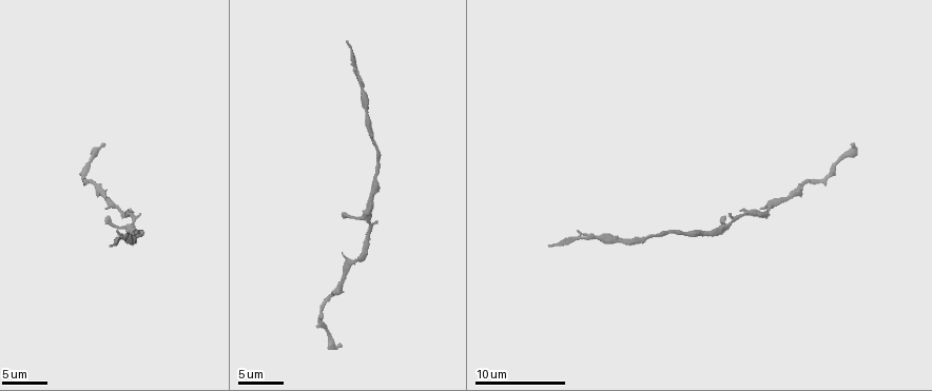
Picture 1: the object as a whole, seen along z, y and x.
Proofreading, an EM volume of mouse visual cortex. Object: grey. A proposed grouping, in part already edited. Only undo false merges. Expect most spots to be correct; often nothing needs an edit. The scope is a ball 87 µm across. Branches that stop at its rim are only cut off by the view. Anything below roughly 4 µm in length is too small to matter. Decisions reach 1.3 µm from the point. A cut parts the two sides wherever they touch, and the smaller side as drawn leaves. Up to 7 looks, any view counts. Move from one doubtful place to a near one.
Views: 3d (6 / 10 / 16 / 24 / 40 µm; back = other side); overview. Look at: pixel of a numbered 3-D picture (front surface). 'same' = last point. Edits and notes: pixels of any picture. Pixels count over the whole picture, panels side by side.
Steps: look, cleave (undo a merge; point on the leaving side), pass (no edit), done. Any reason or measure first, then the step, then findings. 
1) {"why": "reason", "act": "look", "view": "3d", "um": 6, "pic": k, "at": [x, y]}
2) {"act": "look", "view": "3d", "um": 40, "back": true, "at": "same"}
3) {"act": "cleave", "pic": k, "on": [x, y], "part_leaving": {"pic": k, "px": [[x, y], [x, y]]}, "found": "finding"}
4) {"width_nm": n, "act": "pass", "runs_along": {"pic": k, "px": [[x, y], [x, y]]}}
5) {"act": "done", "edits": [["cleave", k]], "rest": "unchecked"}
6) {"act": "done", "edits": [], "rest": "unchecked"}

{"act": "look", "view": "3d", "um": 16, "pic": 1, "at": [719, 232]}

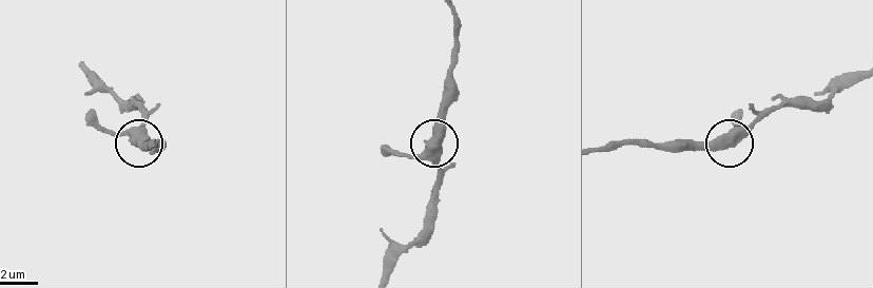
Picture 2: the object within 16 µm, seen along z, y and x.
{"act": "look", "view": "3d", "um": 16, "back": true, "pic": 2, "at": [435, 138]}

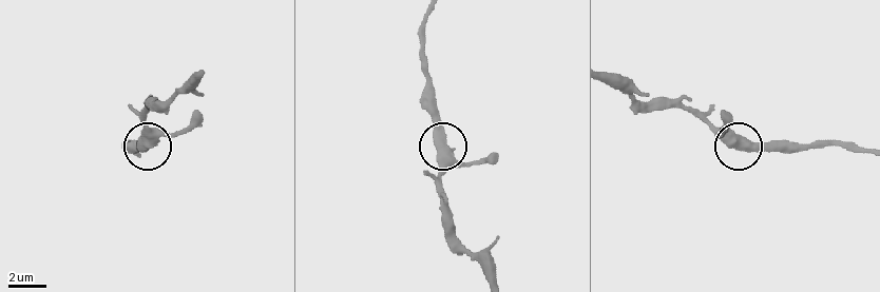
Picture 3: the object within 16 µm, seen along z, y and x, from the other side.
{"width_nm": 550, "act": "pass", "found": "one neuron here"}

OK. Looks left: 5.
{"why": "sudden change in width", "act": "look", "view": "3d", "um": 10, "pic": 1, "at": [372, 134]}

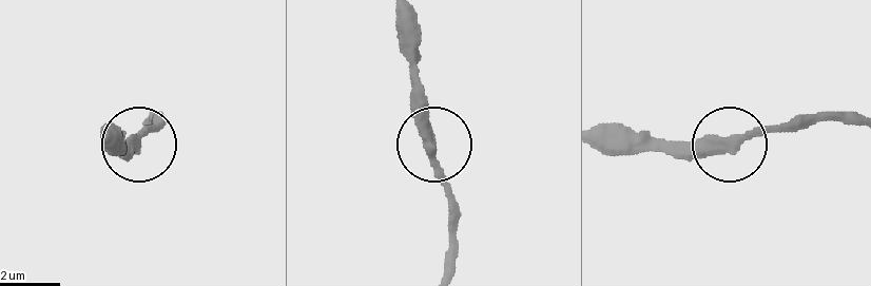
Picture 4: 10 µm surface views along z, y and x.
{"act": "pass", "runs_along": {"pic": 4, "px": [[857, 121], [790, 121], [721, 145], [634, 145]]}, "found": "all the same neuron"}

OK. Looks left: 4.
{"act": "look", "view": "3d", "um": 6, "pic": 1, "at": [364, 93]}

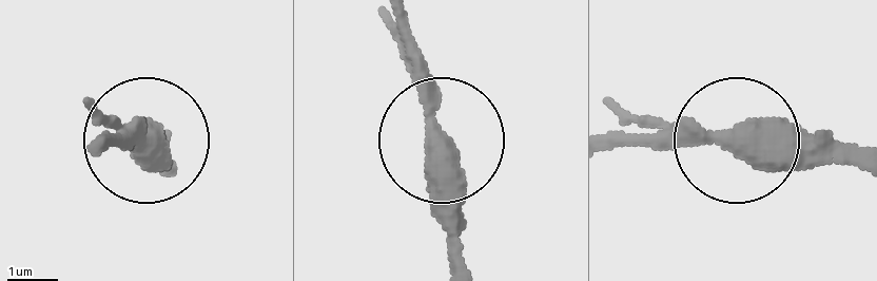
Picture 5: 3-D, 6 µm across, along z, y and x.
{"width_nm": 440, "act": "pass", "runs_along": {"pic": 5, "px": [[864, 152], [612, 141]]}, "found": "continuous, no second neuron"}

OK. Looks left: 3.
{"act": "done", "edits": [], "rest": "unchecked"}

